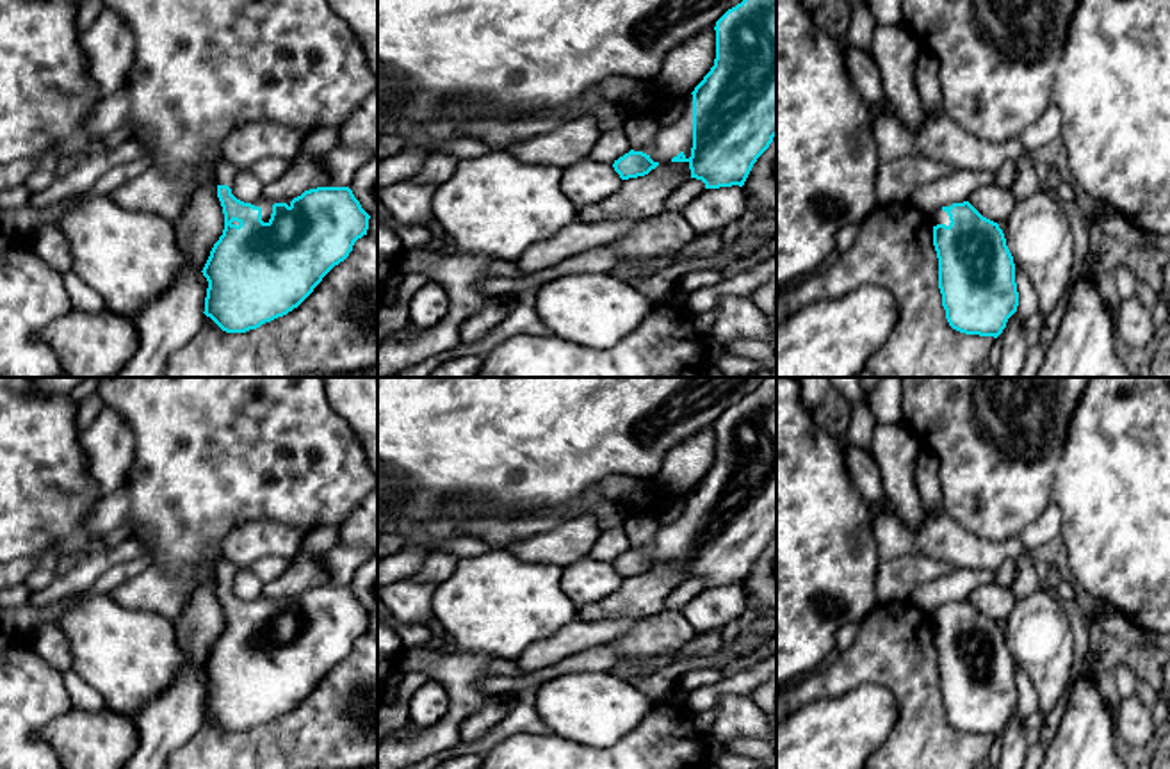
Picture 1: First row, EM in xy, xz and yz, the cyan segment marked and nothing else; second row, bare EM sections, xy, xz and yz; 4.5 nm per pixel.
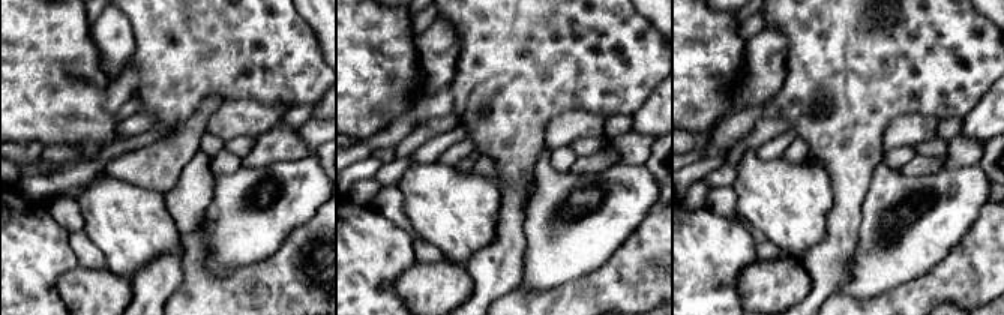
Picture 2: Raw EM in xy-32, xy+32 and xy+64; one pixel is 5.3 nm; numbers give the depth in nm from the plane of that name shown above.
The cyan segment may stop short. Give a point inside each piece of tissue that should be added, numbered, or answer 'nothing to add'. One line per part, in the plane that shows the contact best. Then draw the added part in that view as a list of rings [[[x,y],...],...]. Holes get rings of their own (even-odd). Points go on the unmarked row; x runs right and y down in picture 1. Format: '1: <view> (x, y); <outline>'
1: xy (227, 572); [[[221,559],[217,564],[217,573],[215,573],[215,580],[219,584],[228,584],[230,587],[233,586],[233,580],[237,577],[239,568],[228,561],[228,559]]]
2: xz (672, 538); [[[693,493],[686,495],[686,509],[682,516],[668,525],[661,525],[655,543],[646,552],[654,561],[671,561],[680,550],[686,557],[691,555],[693,546]]]

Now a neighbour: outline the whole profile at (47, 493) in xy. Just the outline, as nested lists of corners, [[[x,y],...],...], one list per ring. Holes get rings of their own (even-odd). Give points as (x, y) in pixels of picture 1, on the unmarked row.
[[[0,377],[0,564],[25,557],[45,559],[48,554],[59,559],[107,552],[105,534],[96,532],[89,522],[102,491],[80,445],[77,408],[69,393],[39,392],[34,377]]]

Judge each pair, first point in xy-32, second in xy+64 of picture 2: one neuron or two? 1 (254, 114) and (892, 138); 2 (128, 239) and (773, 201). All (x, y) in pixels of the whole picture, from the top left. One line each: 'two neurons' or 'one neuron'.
1: one neuron
2: one neuron

